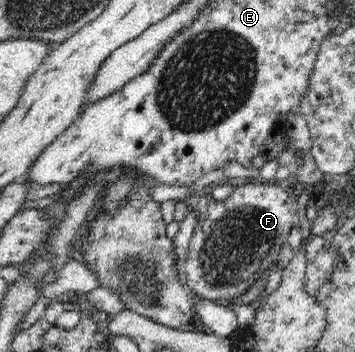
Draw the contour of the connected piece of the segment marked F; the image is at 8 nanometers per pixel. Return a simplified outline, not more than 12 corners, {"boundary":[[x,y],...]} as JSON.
{"boundary":[[253,181],[194,227],[186,290],[223,304],[279,258],[297,195]]}

